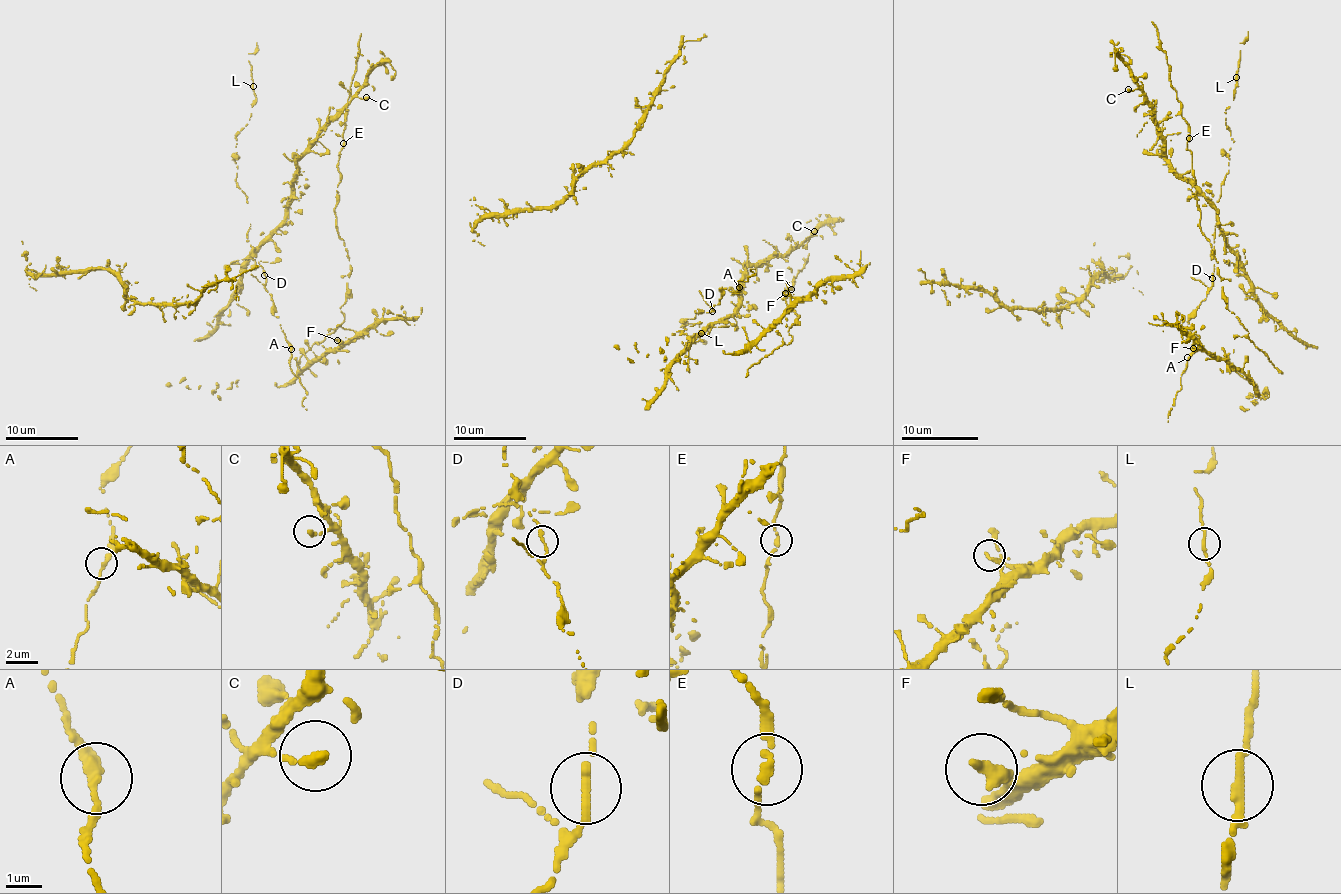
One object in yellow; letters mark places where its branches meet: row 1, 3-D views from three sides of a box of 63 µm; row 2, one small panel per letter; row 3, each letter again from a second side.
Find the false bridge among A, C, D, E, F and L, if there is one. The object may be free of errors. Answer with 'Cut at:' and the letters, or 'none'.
Cut at: none

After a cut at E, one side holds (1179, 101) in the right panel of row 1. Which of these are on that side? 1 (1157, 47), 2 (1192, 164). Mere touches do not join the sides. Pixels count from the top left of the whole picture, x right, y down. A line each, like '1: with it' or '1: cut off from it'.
1: with it
2: with it

